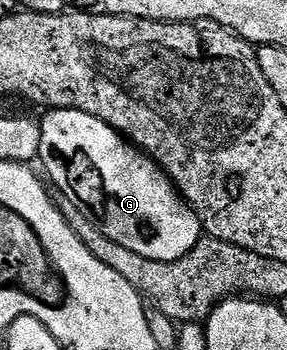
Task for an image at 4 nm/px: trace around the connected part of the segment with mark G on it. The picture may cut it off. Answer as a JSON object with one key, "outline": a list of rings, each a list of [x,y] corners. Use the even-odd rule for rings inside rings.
{"outline":[[[54,108],[47,114],[50,115],[46,119],[41,119],[42,135],[38,137],[38,158],[46,169],[45,177],[62,189],[62,198],[72,200],[80,210],[86,211],[109,238],[116,240],[116,244],[124,244],[145,258],[173,260],[192,252],[194,246],[202,241],[204,231],[196,212],[178,193],[174,181],[149,154],[127,141],[104,120],[82,110]]]}

